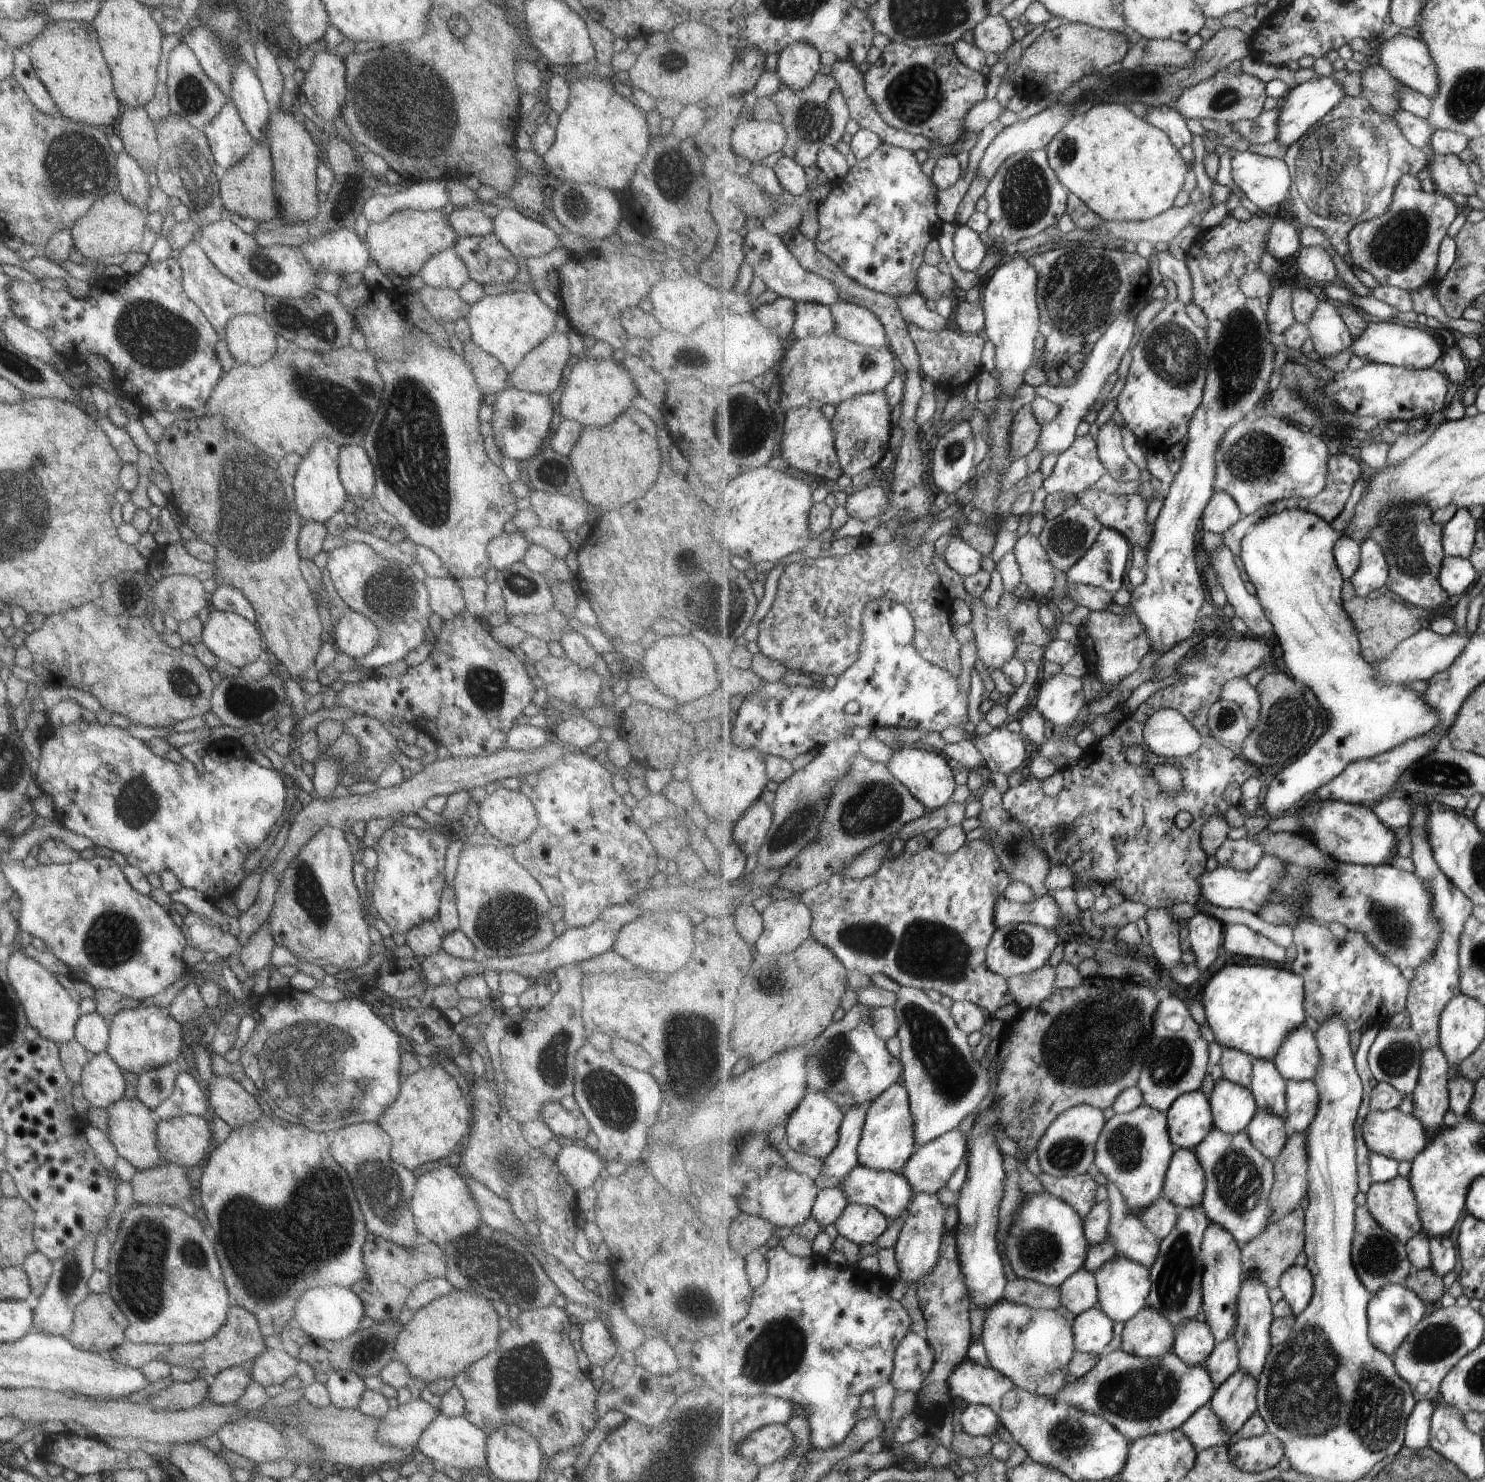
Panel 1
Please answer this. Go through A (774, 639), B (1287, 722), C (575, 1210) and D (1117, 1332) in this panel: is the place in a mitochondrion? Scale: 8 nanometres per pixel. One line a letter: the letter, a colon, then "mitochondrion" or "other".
A: other
B: mitochondrion
C: other
D: other

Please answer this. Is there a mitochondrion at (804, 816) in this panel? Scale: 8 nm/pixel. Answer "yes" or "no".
yes

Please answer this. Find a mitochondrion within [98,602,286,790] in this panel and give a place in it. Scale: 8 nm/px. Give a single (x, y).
(239, 699)

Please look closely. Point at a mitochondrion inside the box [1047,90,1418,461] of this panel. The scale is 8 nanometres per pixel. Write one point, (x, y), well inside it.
(1337, 168)

